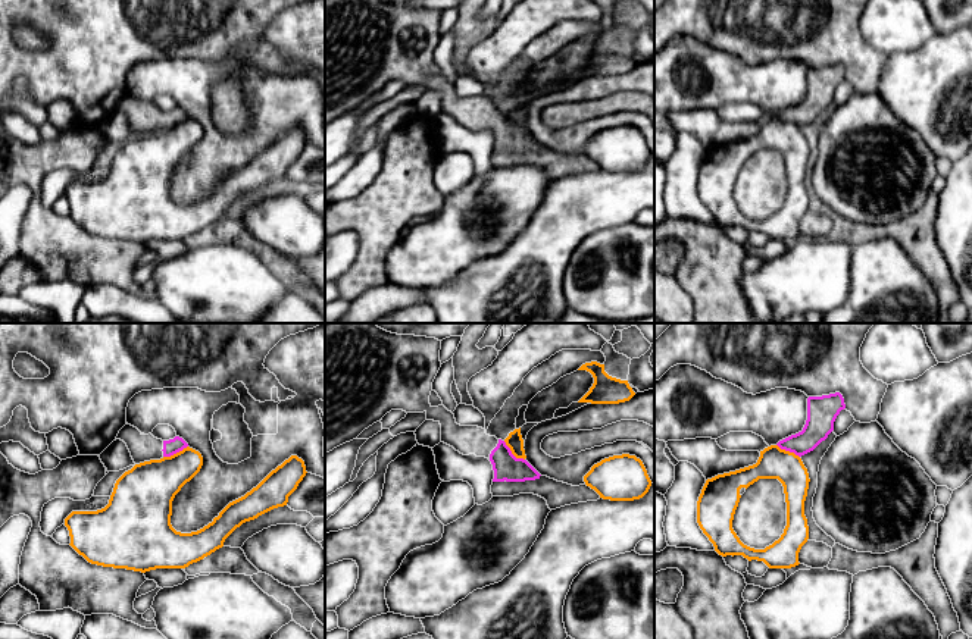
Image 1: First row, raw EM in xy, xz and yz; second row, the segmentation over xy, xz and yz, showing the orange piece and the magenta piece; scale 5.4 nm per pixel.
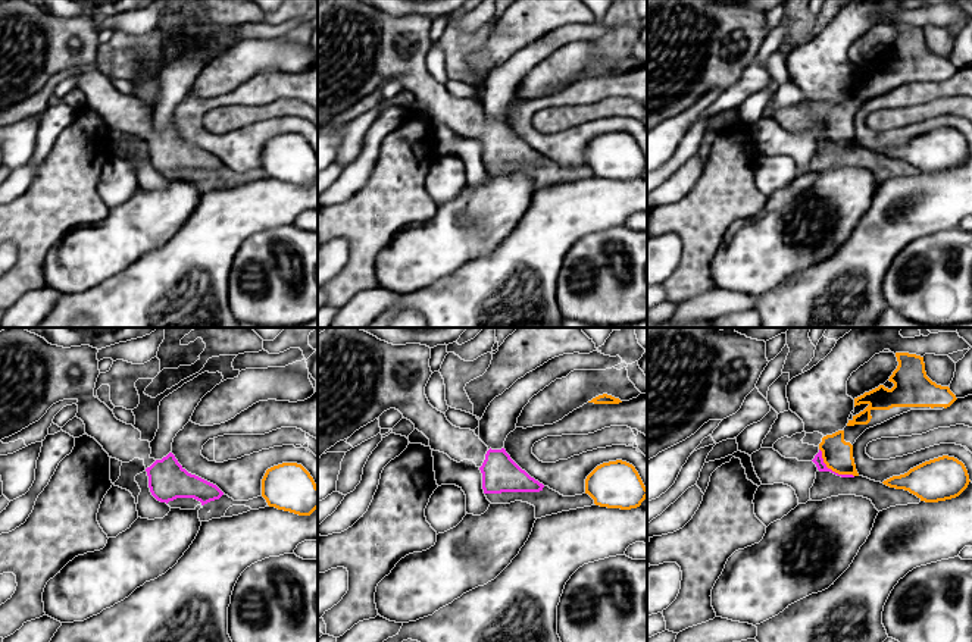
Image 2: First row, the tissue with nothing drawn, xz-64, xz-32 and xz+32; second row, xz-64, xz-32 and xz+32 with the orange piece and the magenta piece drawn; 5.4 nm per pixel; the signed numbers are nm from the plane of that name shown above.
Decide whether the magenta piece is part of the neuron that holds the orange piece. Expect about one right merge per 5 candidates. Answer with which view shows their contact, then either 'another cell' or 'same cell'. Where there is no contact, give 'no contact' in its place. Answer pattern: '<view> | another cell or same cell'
xz | another cell

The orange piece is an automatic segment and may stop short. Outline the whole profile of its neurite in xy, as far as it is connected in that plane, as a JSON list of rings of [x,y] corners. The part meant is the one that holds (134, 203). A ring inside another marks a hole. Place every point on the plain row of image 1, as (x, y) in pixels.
[[[190,118],[171,128],[135,135],[116,151],[104,179],[72,182],[65,189],[71,207],[69,216],[88,234],[103,238],[141,244],[156,239],[185,239],[222,219],[225,210],[243,194],[287,176],[288,167],[307,144],[304,132],[291,126],[256,159],[229,173],[212,194],[197,203],[176,203],[171,195],[172,172],[181,159],[200,142],[201,137],[201,125]]]

